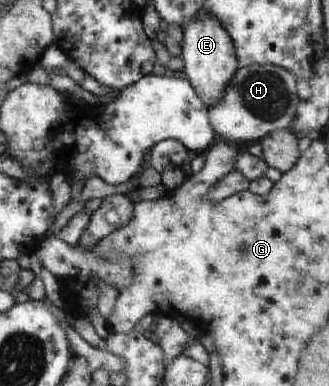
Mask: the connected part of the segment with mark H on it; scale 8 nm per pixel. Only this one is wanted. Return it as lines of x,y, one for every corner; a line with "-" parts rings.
276,65
239,66
223,100
209,109
209,121
216,136
228,142
258,142
272,131
290,130
300,103
297,78
293,72

